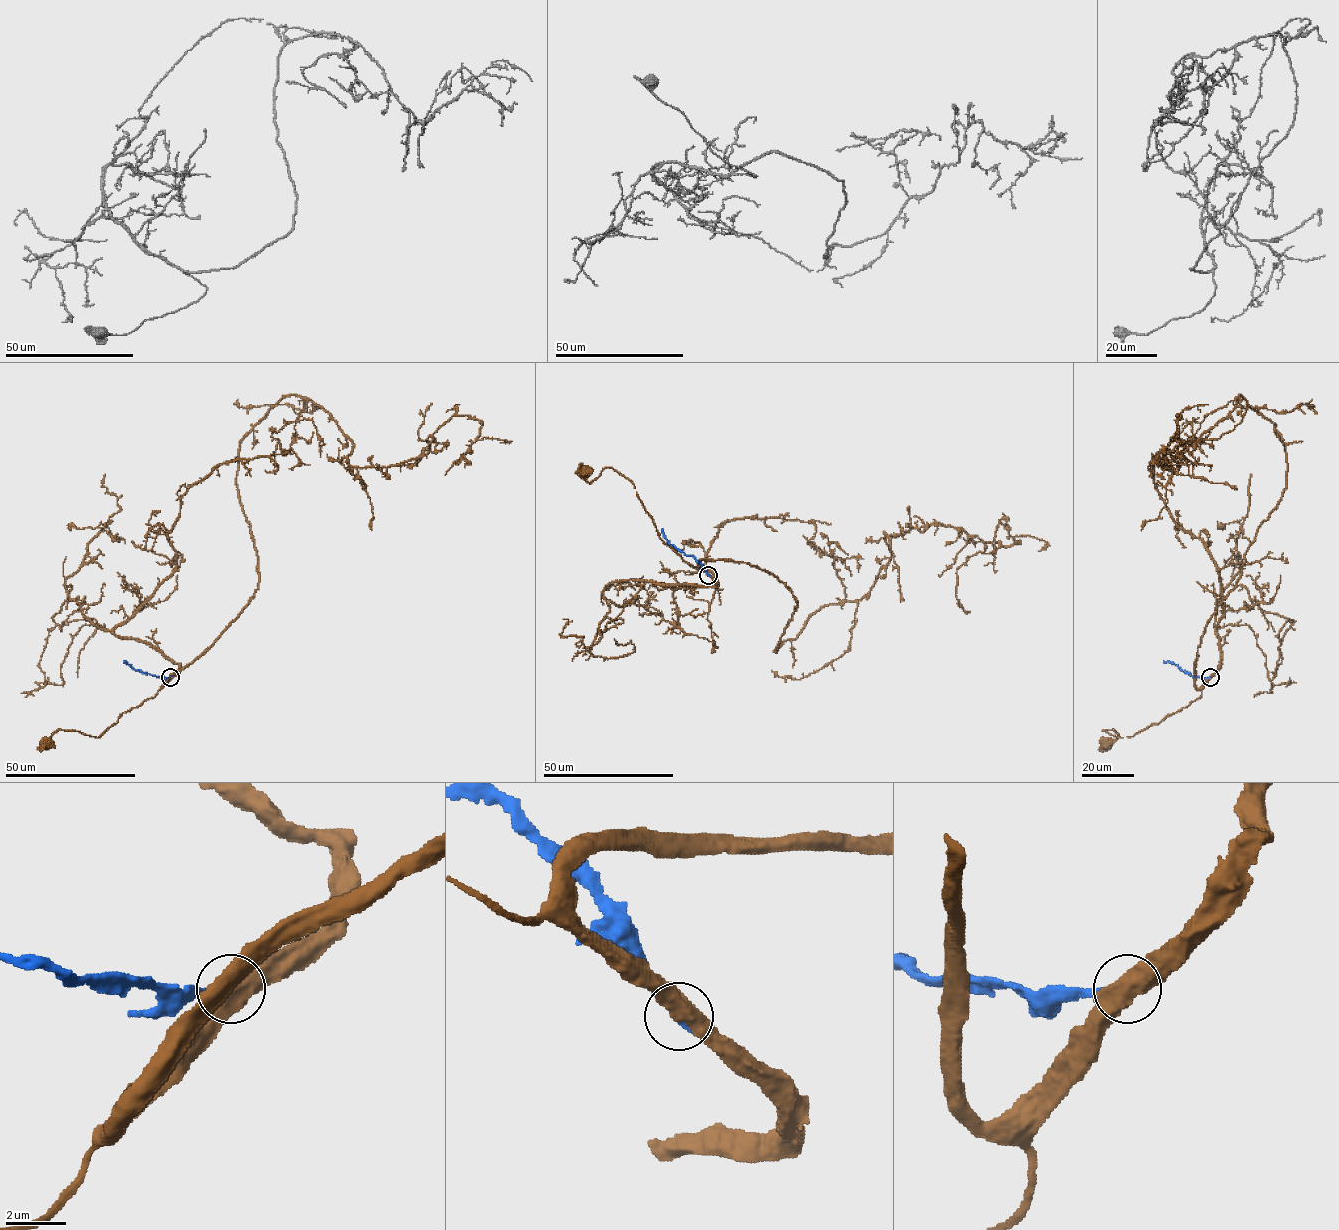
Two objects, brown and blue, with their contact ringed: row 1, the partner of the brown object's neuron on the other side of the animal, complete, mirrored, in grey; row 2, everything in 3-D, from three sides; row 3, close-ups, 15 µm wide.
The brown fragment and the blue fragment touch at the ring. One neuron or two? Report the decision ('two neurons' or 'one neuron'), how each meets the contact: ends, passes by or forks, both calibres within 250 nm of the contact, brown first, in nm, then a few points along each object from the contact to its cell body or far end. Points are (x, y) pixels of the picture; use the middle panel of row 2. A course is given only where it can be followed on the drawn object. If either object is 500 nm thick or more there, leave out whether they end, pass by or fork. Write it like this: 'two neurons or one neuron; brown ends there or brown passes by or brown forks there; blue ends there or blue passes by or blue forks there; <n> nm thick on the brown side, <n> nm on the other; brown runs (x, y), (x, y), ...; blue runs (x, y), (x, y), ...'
two neurons; 550 nm thick on the brown side, 240 nm on the other; brown runs (708, 575), (685, 562), (659, 537), (652, 518), (629, 480), (605, 467), (589, 482), (584, 472); blue runs (708, 575), (692, 556), (685, 555), (668, 542), (662, 528)

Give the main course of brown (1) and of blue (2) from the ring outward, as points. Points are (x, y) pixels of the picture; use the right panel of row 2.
1: (1210, 677), (1199, 697), (1132, 736), (1120, 737), (1102, 731), (1113, 729), (1117, 734), (1115, 739), (1107, 742)
2: (1210, 677), (1193, 677), (1177, 665), (1163, 660)

